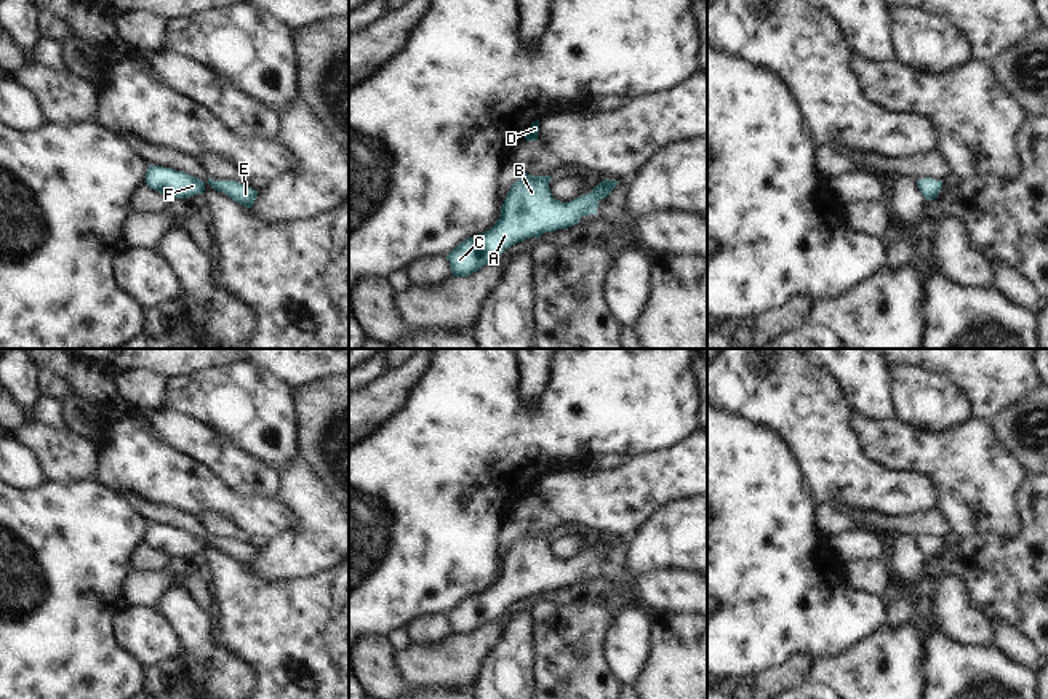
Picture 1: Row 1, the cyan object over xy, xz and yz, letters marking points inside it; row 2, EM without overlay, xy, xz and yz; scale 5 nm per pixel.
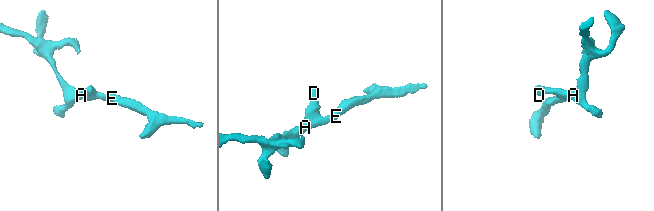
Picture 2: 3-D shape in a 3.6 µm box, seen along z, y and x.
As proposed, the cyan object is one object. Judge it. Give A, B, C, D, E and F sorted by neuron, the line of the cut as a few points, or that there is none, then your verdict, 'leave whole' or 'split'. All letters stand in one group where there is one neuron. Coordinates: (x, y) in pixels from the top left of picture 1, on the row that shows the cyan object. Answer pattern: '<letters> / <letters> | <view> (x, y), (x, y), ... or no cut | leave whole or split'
A B C D E F | no cut | leave whole

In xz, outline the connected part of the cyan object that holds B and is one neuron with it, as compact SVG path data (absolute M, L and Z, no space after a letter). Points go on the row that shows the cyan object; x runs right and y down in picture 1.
M525 173L514 182L496 224L490 230L461 242L446 256L453 277L477 272L518 242L539 238L544 232L568 229L582 216L597 214L598 202L608 197L619 182L605 179L589 194L563 203L552 197L550 179L550 176Z

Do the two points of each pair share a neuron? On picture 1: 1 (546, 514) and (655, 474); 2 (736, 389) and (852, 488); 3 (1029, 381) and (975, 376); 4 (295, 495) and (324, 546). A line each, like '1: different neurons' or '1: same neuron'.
1: same neuron
2: same neuron
3: same neuron
4: same neuron

